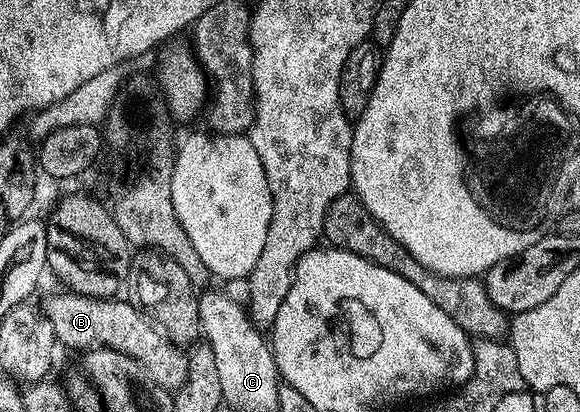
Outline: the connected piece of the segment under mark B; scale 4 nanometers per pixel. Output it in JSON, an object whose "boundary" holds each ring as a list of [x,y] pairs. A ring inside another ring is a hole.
{"boundary":[[[58,290],[41,304],[41,310],[45,318],[49,318],[49,326],[53,326],[53,334],[60,345],[67,348],[79,348],[86,350],[89,348],[108,348],[117,350],[121,354],[129,354],[145,371],[161,386],[166,392],[176,393],[183,387],[185,378],[189,374],[189,362],[187,352],[180,345],[175,344],[130,299],[127,298],[108,298],[98,300],[92,296],[83,296],[80,292],[70,290]]]}

